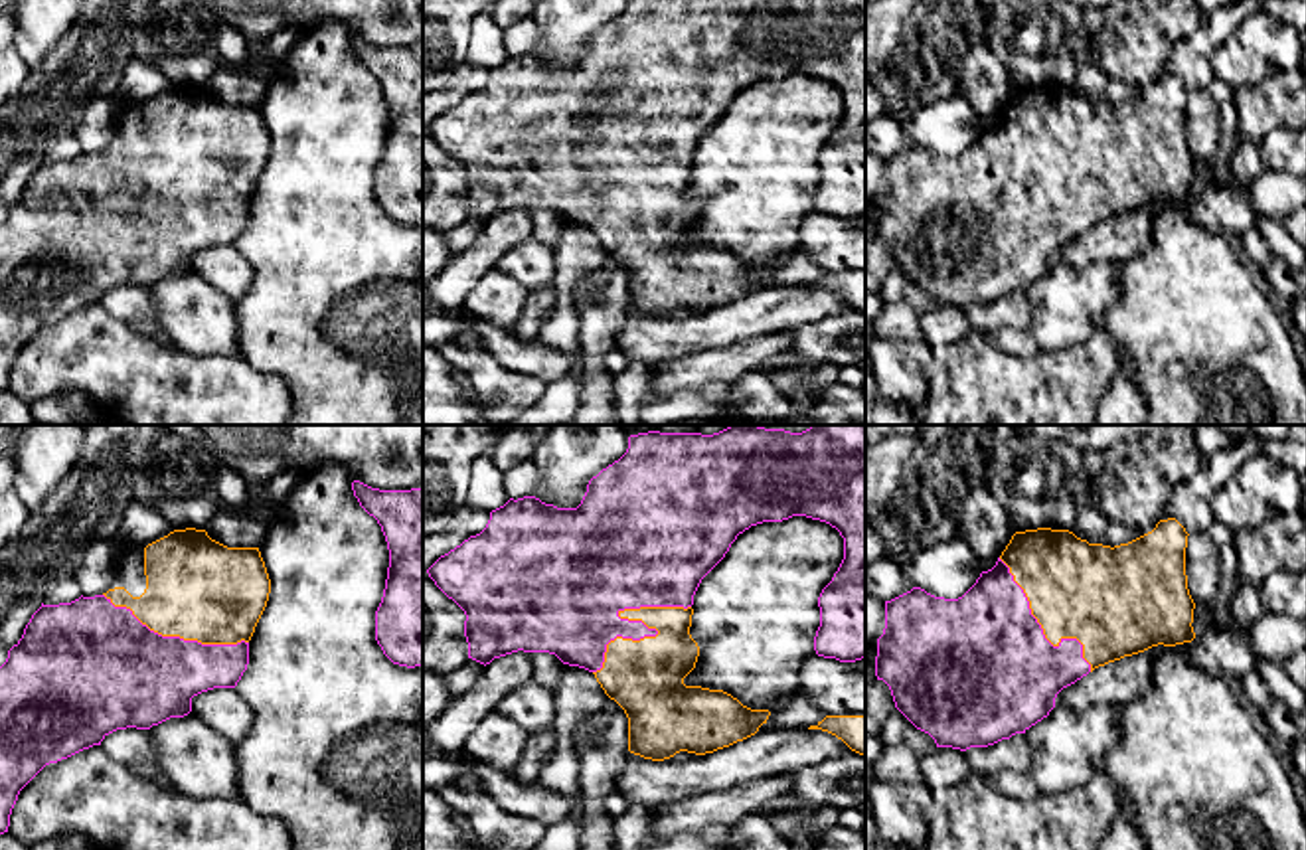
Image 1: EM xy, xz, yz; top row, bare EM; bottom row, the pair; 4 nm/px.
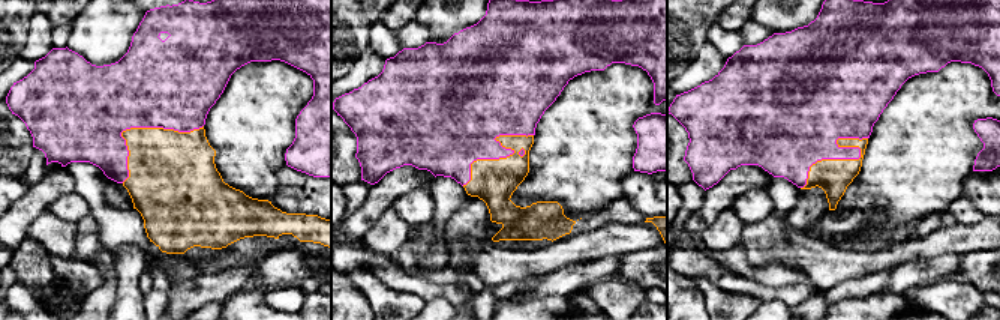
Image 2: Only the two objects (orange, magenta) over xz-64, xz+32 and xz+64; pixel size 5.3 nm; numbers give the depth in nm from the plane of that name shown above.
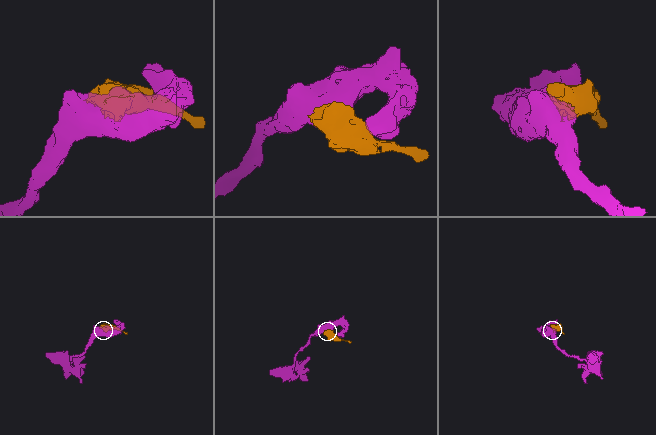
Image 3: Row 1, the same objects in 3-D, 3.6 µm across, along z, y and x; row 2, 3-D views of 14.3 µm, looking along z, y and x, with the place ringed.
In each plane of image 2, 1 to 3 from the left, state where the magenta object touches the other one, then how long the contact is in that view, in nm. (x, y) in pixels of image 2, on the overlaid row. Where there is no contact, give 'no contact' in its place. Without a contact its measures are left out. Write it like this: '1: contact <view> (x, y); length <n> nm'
1: contact xz-64 (137, 128); length 550 nm
2: contact xz+32 (510, 155); length 480 nm
3: contact xz+64 (855, 160); length 460 nm

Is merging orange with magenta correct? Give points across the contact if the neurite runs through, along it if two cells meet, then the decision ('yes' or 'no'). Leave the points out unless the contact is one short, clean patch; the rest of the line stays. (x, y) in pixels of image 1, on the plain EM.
yes

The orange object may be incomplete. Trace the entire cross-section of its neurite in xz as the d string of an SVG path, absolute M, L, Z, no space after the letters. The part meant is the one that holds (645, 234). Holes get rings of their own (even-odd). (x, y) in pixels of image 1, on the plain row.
M628 0L626 10L593 34L577 65L557 65L535 53L510 55L490 69L486 85L441 113L429 127L435 142L452 156L466 172L464 194L468 215L490 221L494 215L524 208L549 210L563 221L579 223L595 231L605 251L614 257L628 275L628 308L652 318L664 318L680 308L705 312L743 298L767 281L769 267L751 267L723 247L686 243L684 235L695 225L699 204L690 192L694 152L701 136L725 115L739 91L763 79L782 79L792 73L806 73L830 81L844 95L844 117L832 138L818 154L820 184L814 194L818 213L840 219L865 215L865 0Z

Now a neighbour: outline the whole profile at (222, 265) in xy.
M213 245L194 253L192 271L202 275L231 300L239 298L253 281L249 259L233 245Z

